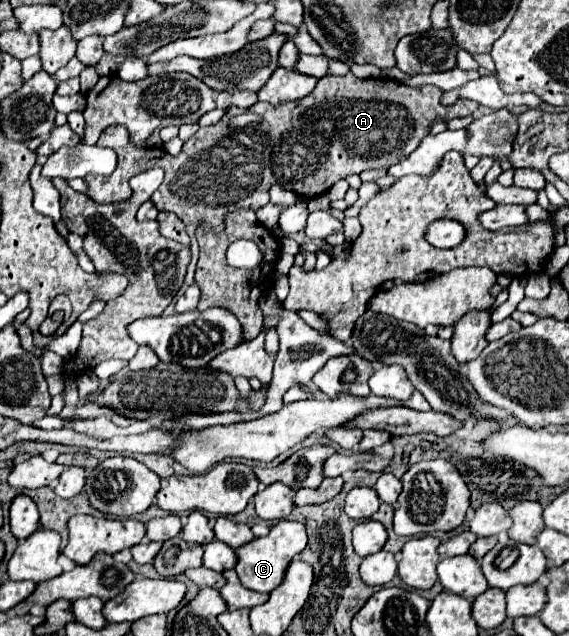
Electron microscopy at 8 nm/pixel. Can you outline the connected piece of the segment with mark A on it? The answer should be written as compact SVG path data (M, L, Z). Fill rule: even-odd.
M352 73L338 75L338 77L324 77L318 81L316 89L304 97L302 101L292 101L284 105L270 105L258 101L246 111L252 111L262 117L262 123L250 123L246 127L232 129L228 127L228 121L244 113L244 109L232 107L218 123L210 127L200 127L190 139L184 141L182 151L178 155L166 153L162 147L150 147L142 149L130 143L130 135L126 133L124 125L112 125L102 131L98 139L98 147L110 147L118 155L118 165L110 177L98 177L90 175L84 177L88 191L86 195L96 203L118 203L126 201L132 195L132 189L128 181L158 165L164 169L164 181L160 189L156 189L150 197L154 207L158 211L168 211L178 215L186 225L196 223L210 231L222 231L224 229L224 217L232 209L260 209L268 203L268 189L272 185L282 185L284 189L290 189L292 193L312 199L324 195L338 179L344 179L352 173L360 173L364 169L378 169L378 167L390 167L398 161L402 161L412 149L418 147L418 143L430 133L430 127L438 121L450 121L454 117L466 117L472 115L478 109L476 101L462 99L456 105L444 107L440 105L442 91L426 85L420 89L412 89L404 83L390 81L390 79L358 79Z

